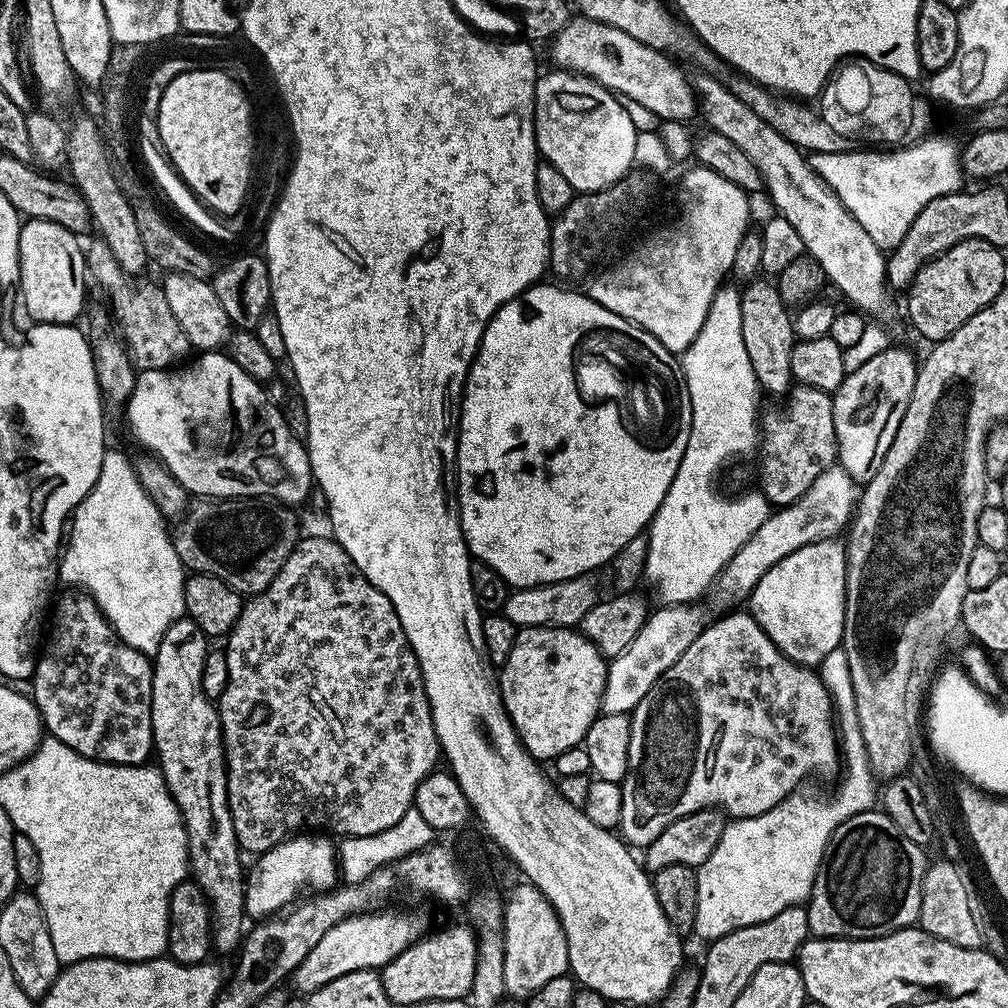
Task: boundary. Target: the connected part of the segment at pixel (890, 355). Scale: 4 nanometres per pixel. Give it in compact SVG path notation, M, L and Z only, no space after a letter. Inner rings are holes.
M890 346L882 350L882 354L874 354L870 362L862 362L858 370L847 373L842 386L832 396L838 464L857 485L867 484L870 478L874 478L874 474L878 474L878 466L882 466L882 458L886 458L886 450L890 450L890 442L894 442L894 434L898 434L902 414L906 414L906 406L916 385L917 371L918 360L915 360L906 349Z

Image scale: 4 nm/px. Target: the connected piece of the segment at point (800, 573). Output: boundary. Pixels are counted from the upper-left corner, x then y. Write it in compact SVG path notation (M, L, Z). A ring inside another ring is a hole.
M839 539L818 541L794 550L767 570L764 577L752 589L746 600L752 616L762 630L795 664L805 664L810 669L819 666L827 654L841 647L844 639L844 587L848 573L848 553Z

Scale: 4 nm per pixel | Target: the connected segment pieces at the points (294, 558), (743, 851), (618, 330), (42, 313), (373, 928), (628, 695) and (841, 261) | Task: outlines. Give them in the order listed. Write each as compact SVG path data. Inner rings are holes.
M312 536L301 539L296 549L290 554L290 558L286 558L286 562L282 566L282 570L274 578L274 582L270 582L270 586L265 592L251 597L245 603L244 609L241 611L239 620L235 623L233 629L227 635L226 641L226 672L228 676L228 685L224 688L224 693L218 699L218 711L220 713L220 727L224 730L224 754L226 757L226 767L228 770L228 809L232 815L234 822L234 834L239 842L241 849L245 853L256 852L255 854L263 854L270 851L275 844L281 844L282 841L289 839L293 834L299 833L303 824L309 824L312 828L341 828L345 837L350 836L369 836L370 834L378 834L382 830L390 830L390 826L394 826L394 822L398 822L398 818L402 818L402 814L406 814L406 810L414 807L416 791L418 790L418 782L422 782L422 778L426 778L437 767L436 759L441 759L440 743L436 737L434 730L434 722L430 714L430 706L428 699L424 693L424 683L422 682L422 674L420 667L416 661L414 650L410 646L410 642L406 638L406 634L402 630L402 622L398 622L398 614L394 610L393 603L390 602L384 594L382 594L372 583L370 583L360 569L349 558L344 548L339 543L328 538L318 538ZM388 736L388 744L380 744L380 740L386 739Z
M820 676L820 680L832 696L844 777L836 792L829 796L797 790L778 802L778 806L766 810L766 814L725 823L718 846L714 846L710 858L699 865L696 874L698 914L694 932L704 942L722 938L742 926L766 922L766 918L774 918L774 914L782 914L782 910L790 906L804 904L812 895L814 878L834 830L838 830L846 818L877 807L878 781L872 773L866 742L862 742L862 730L858 726L854 682L850 676Z
M533 286L522 296L508 300L483 325L480 349L470 360L468 376L464 379L464 391L458 405L458 435L456 437L456 466L454 469L454 496L458 501L460 528L469 553L475 559L486 562L513 589L533 588L539 584L553 584L575 576L595 573L595 568L611 565L613 558L634 537L641 535L651 524L674 474L678 474L678 462L688 441L688 425L660 424L672 412L672 395L675 384L682 380L677 357L654 334L642 330L637 324L606 310L583 291L567 292L564 288L540 288Z
M25 219L20 226L20 283L22 308L37 324L72 324L84 308L86 265L81 237L58 222Z
M374 910L349 916L333 925L292 972L290 980L294 982L295 988L301 994L317 992L327 982L340 978L342 974L353 973L358 969L378 970L423 937L427 929L424 917L382 911Z
M672 604L657 607L644 621L634 642L609 663L607 682L603 690L603 713L629 715L638 702L653 688L654 682L686 652L686 647L710 622L710 615L698 604Z
M700 74L697 77L694 80L694 87L698 97L698 108L702 116L704 112L705 118L708 119L707 127L718 134L726 134L726 138L730 138L730 142L734 142L734 146L738 146L738 150L742 150L742 154L746 154L746 158L750 158L750 162L758 166L763 187L766 192L768 188L768 196L776 207L773 209L784 216L786 222L794 226L794 230L798 230L798 238L802 238L805 253L813 256L818 266L822 266L827 283L831 287L833 284L852 303L849 305L853 309L872 318L884 318L880 316L886 315L891 310L892 296L887 282L887 259L885 253L874 242L874 238L870 238L870 234L866 234L866 230L858 226L858 222L848 213L846 206L842 206L839 198L832 193L828 183L808 165L805 153L801 149L793 146L786 138L782 138L782 134L774 130L774 126L762 122L762 118L758 118L758 114L754 114L754 110L750 110L750 106L746 106L746 102L737 98L721 80L707 74Z

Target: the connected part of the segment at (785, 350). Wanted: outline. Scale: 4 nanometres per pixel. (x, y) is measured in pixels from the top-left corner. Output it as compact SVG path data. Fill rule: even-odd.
M757 278L751 282L743 285L742 291L740 292L740 305L742 306L742 342L746 342L746 358L750 358L750 366L754 370L756 375L756 383L765 393L768 392L772 396L780 396L779 398L787 397L790 389L793 387L794 381L792 378L792 371L790 370L790 354L792 353L792 345L794 343L794 316L790 311L788 305L782 302L780 297L779 287L775 283L767 284L764 278Z

